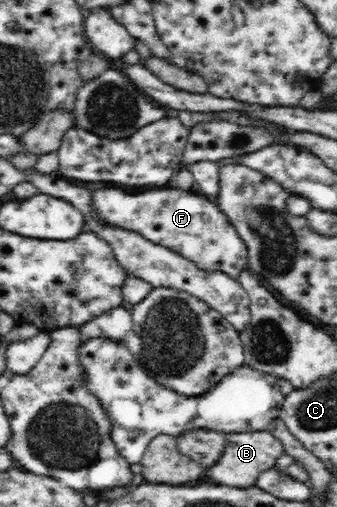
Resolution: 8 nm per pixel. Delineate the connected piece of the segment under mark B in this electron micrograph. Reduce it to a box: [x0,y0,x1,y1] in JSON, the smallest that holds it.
[205,430,283,488]

